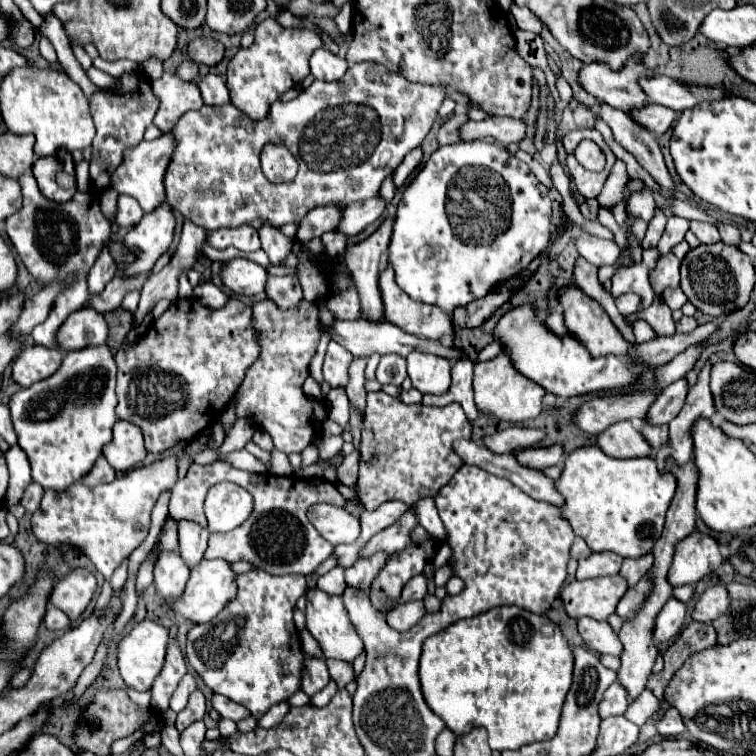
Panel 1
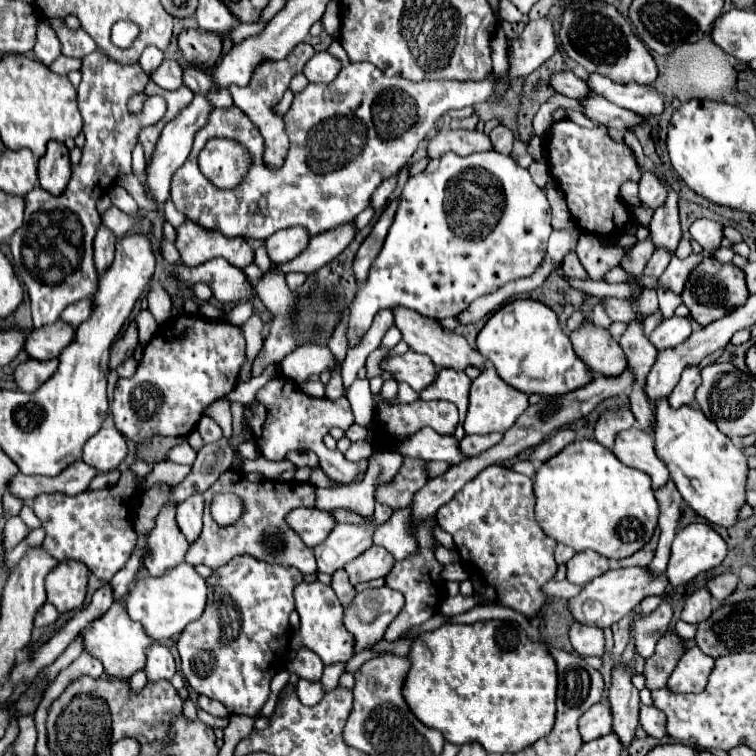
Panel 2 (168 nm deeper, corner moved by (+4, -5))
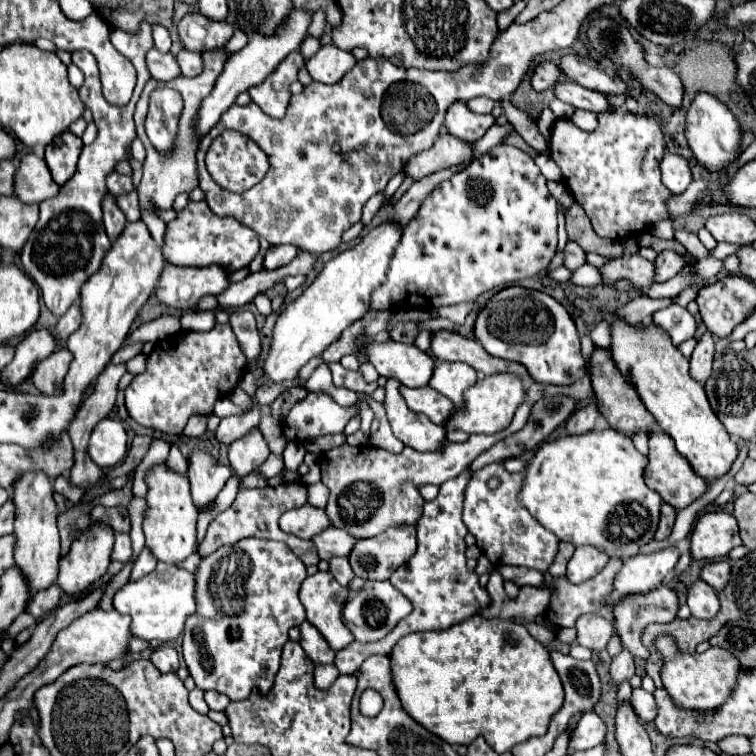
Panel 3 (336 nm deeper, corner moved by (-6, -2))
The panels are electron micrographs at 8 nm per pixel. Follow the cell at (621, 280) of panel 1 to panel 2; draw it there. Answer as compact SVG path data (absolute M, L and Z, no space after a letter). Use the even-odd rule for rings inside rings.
M601 302L596 304L590 317L591 317L592 322L594 322L594 325L598 327L607 329L612 323L612 320L606 314Z

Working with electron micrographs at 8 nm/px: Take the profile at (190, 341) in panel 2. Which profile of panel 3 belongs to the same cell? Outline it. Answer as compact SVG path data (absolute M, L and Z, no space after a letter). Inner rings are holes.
M218 323L208 333L180 331L148 355L146 371L136 375L124 391L126 409L136 423L148 429L180 435L190 415L212 413L214 403L236 389L242 371L246 371L246 359L230 325Z

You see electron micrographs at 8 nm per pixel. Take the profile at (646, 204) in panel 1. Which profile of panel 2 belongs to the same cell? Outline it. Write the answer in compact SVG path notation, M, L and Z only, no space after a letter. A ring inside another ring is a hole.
M646 172L640 180L638 196L640 196L642 206L648 206L648 208L656 210L666 200L666 188L660 184L660 180L652 172Z

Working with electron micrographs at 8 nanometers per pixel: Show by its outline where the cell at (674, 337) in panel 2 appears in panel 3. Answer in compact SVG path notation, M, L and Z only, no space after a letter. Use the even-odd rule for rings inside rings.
M670 305L662 311L654 313L654 321L670 333L672 343L680 345L686 339L692 339L696 333L696 321L694 317L688 313L686 307L680 305Z

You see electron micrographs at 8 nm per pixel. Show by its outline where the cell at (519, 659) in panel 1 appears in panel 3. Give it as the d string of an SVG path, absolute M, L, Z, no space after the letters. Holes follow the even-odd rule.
M474 615L446 631L406 635L390 653L390 669L402 709L416 723L450 745L470 745L482 735L496 753L510 751L520 741L544 735L552 715L564 701L562 683L546 647L538 643L524 625L506 619L484 619Z

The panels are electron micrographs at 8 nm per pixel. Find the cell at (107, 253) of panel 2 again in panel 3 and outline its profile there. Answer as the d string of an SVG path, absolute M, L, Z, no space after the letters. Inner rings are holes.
M106 193L106 195L104 195L102 211L104 211L104 227L106 227L106 233L108 233L110 239L114 239L114 237L120 235L120 231L124 229L126 217L124 217L124 213L120 211L120 207L118 207L118 203L116 203L116 197L114 197L112 193Z

